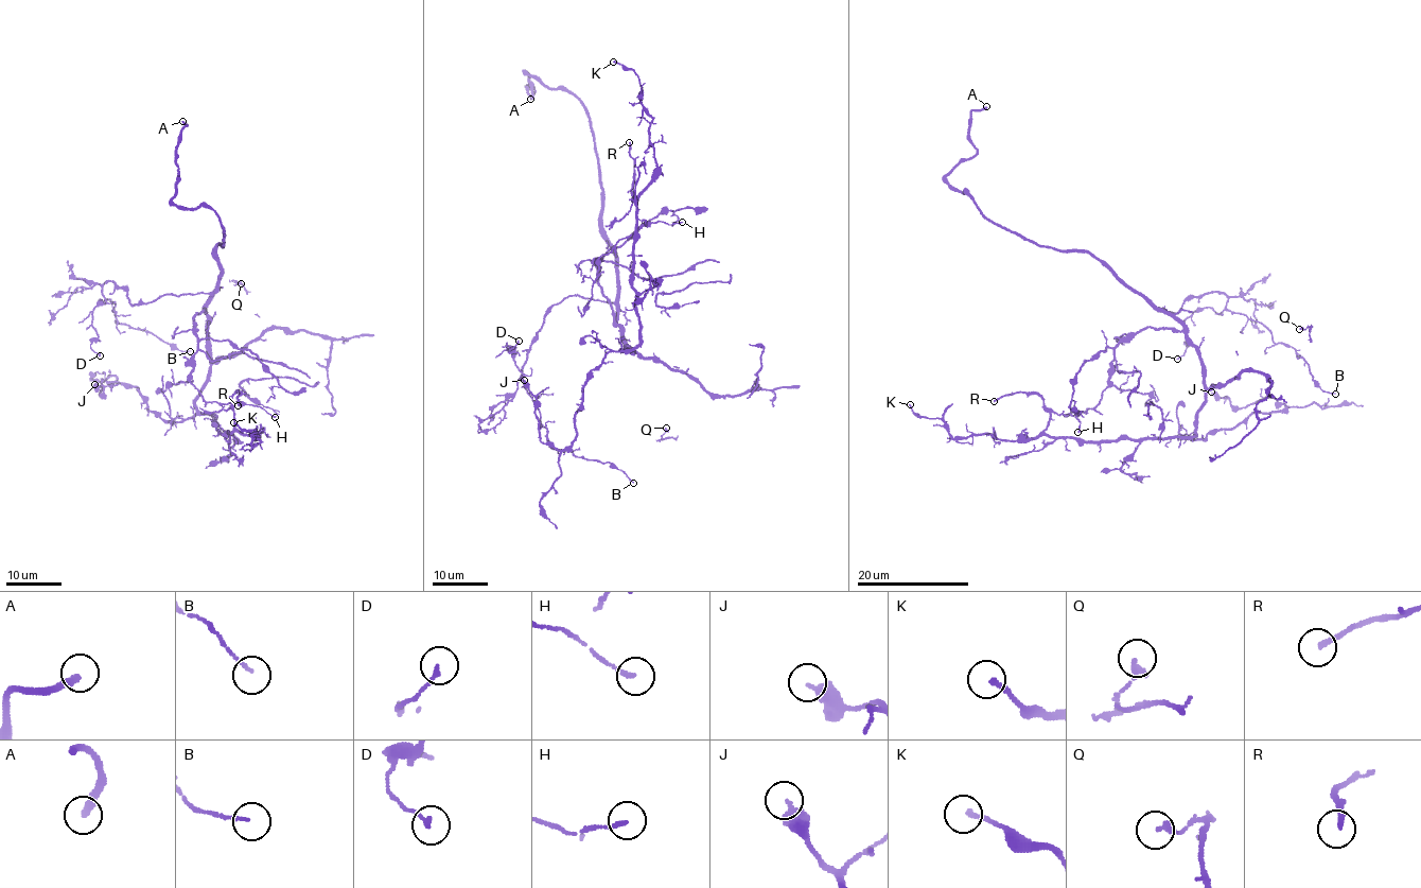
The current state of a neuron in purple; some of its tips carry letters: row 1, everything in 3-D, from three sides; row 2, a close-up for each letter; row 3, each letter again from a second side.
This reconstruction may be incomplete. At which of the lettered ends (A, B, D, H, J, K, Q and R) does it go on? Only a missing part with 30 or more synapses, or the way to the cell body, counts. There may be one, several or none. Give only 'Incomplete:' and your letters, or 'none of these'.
Incomplete: A

